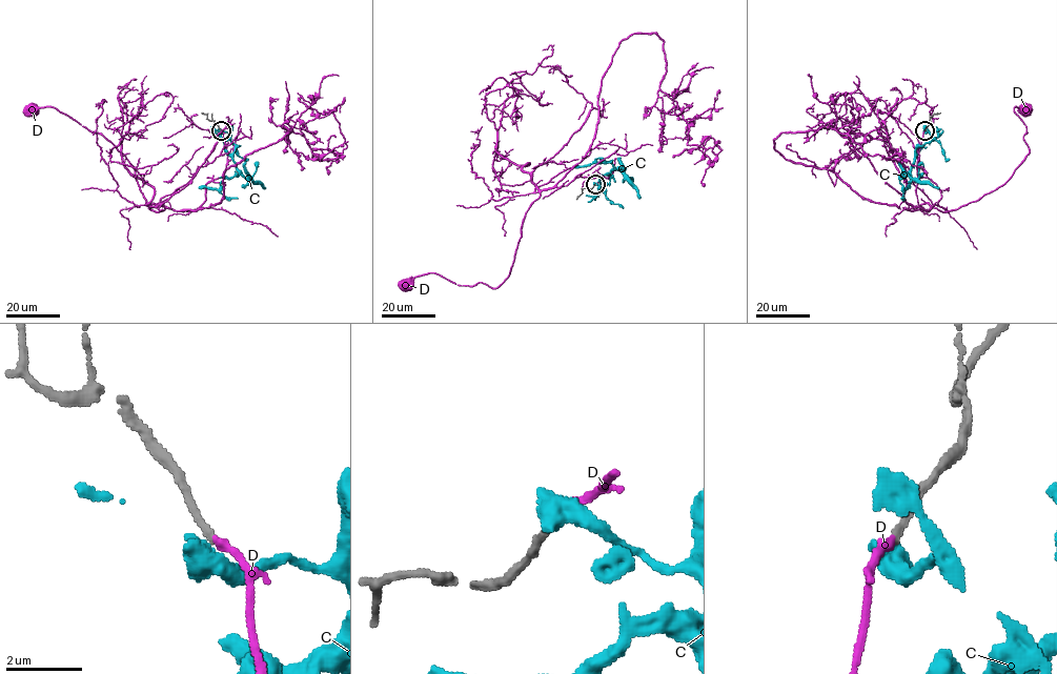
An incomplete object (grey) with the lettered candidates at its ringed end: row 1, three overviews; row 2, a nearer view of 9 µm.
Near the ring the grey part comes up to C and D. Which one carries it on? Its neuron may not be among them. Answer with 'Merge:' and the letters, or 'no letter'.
Merge: D

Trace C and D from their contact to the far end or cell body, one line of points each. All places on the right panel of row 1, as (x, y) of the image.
C: (926, 130), (933, 139), (919, 151), (908, 175), (899, 179), (902, 191), (900, 199)
D: (925, 129), (917, 202), (949, 211), (1001, 186), (1029, 154), (1027, 126), (1014, 108), (1027, 110)

